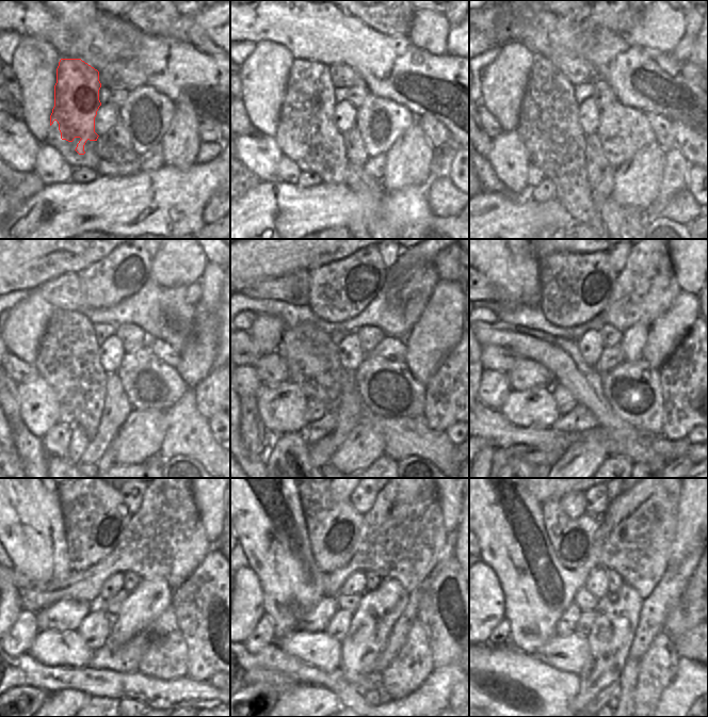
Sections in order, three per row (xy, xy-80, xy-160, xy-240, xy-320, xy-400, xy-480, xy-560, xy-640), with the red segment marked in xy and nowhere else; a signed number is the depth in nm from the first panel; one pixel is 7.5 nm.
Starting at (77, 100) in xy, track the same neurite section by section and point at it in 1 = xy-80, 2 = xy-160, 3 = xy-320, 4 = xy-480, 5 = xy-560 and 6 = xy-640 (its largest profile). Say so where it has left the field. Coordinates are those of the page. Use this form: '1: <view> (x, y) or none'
1: xy-80 (309, 99)
2: xy-160 (548, 105)
3: xy-320 (303, 341)
4: xy-480 (13, 576)
5: none
6: none

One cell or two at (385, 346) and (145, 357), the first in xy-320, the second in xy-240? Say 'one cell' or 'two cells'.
two cells

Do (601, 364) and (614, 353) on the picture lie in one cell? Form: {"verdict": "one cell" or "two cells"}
{"verdict": "one cell"}

